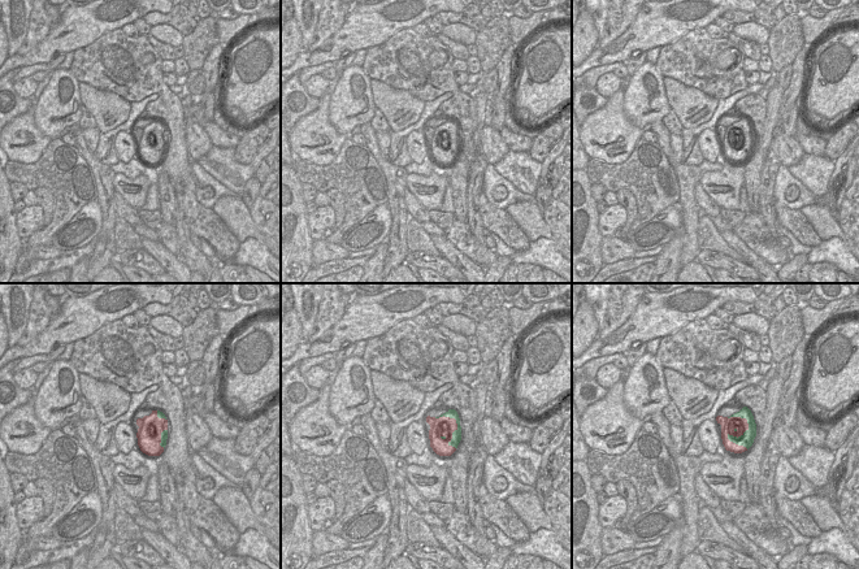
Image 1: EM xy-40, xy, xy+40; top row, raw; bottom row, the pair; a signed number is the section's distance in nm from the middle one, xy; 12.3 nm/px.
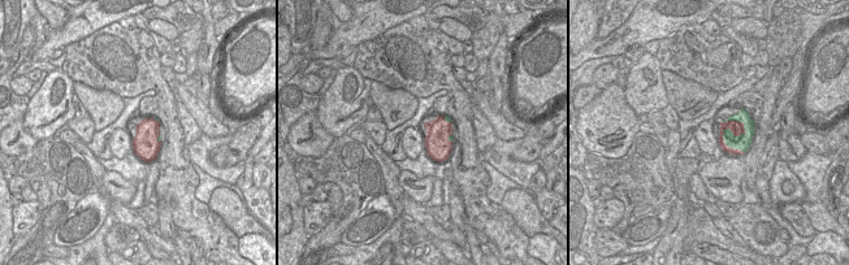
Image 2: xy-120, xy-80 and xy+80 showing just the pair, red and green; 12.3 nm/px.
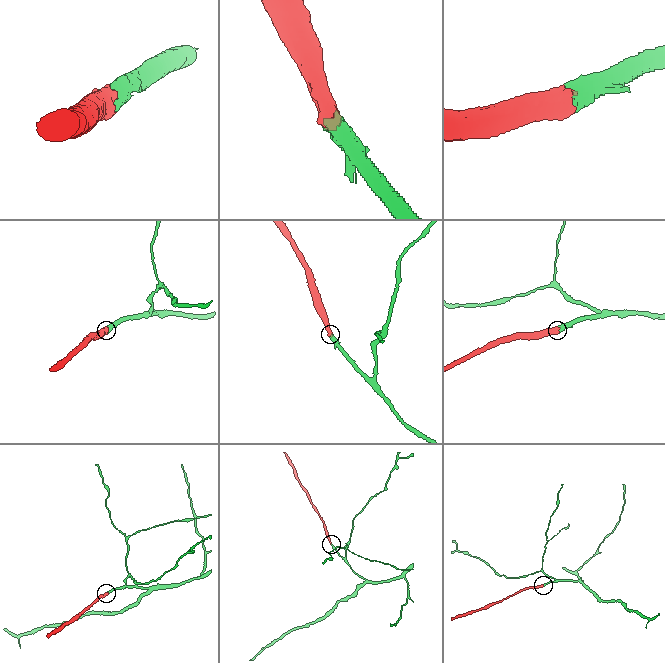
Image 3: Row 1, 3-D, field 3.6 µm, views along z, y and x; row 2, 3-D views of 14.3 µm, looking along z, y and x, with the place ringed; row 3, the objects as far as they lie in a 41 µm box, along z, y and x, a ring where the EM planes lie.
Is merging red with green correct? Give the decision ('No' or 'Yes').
Yes.

